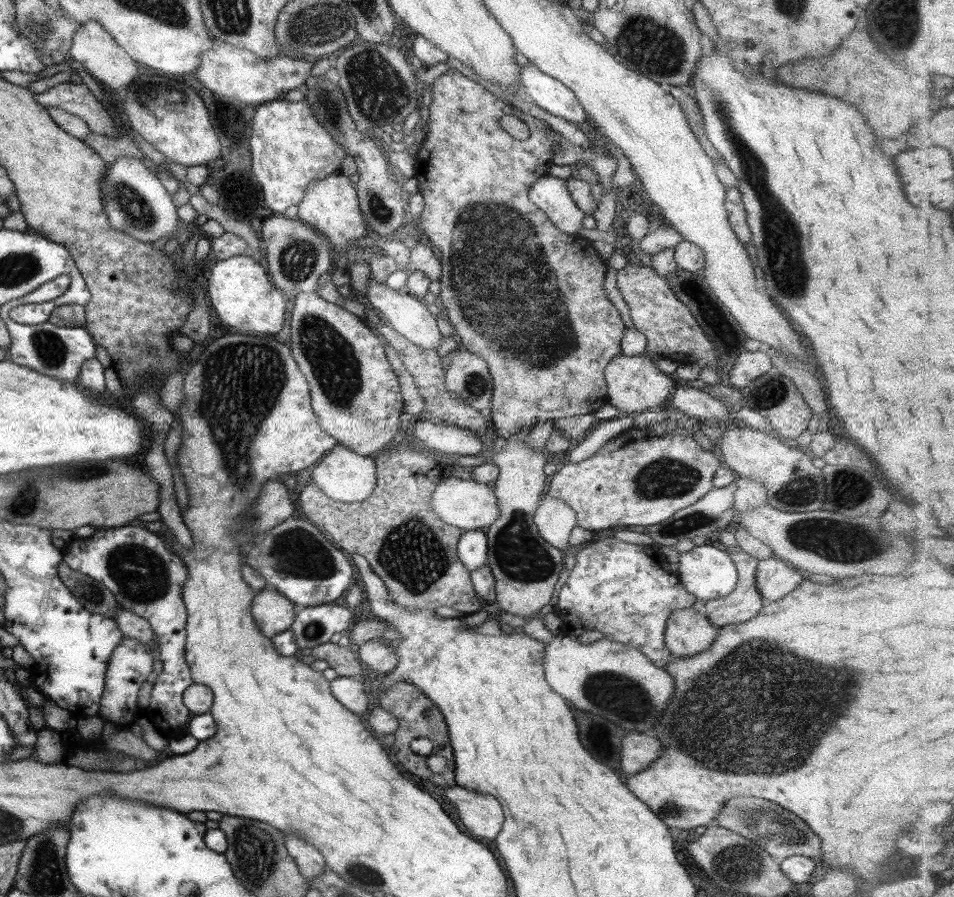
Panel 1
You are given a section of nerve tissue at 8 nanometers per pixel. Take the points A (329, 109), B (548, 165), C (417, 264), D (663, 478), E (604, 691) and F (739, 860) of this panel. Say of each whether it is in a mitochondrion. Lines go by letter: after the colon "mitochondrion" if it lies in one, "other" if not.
A: mitochondrion
B: other
C: other
D: mitochondrion
E: mitochondrion
F: mitochondrion

